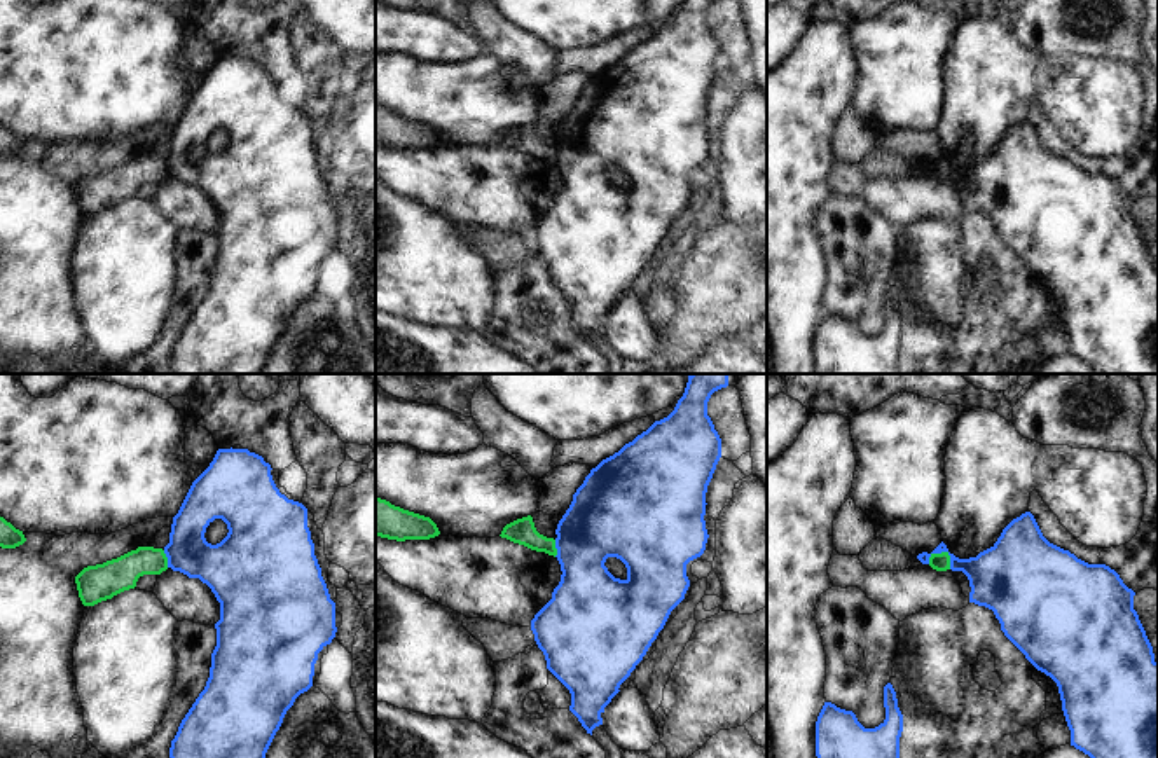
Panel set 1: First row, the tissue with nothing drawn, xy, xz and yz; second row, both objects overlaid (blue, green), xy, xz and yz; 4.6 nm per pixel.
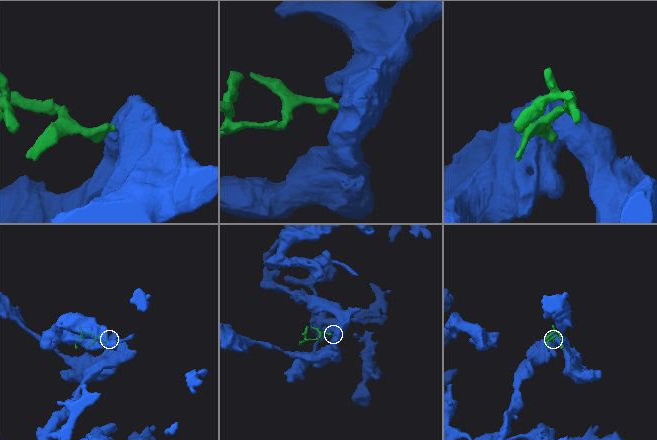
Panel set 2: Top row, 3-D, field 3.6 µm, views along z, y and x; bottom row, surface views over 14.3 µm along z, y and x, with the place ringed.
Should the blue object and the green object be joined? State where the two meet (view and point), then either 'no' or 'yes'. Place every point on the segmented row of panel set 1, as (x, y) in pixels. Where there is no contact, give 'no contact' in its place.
contact yz (945, 551); no

